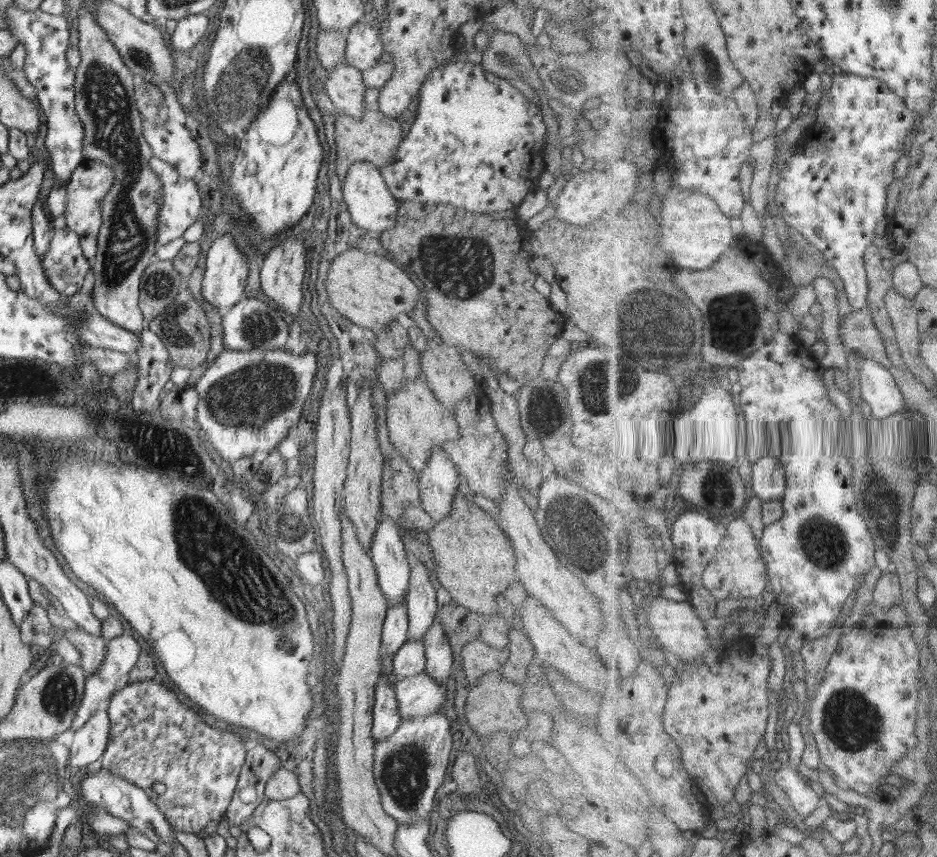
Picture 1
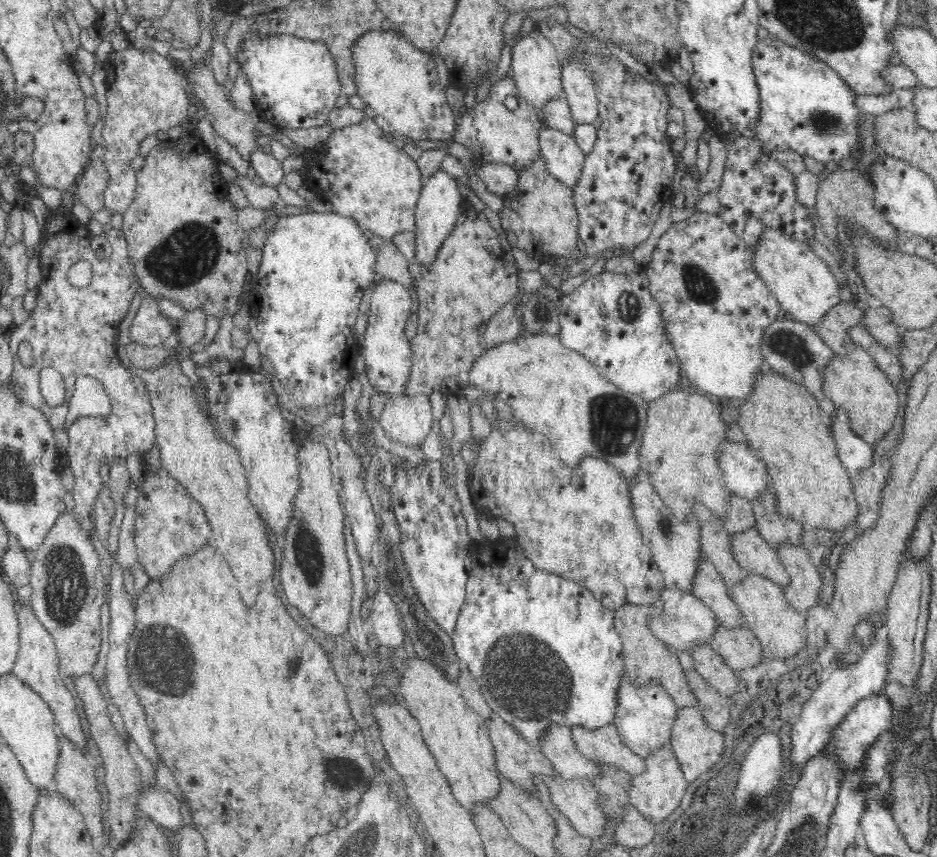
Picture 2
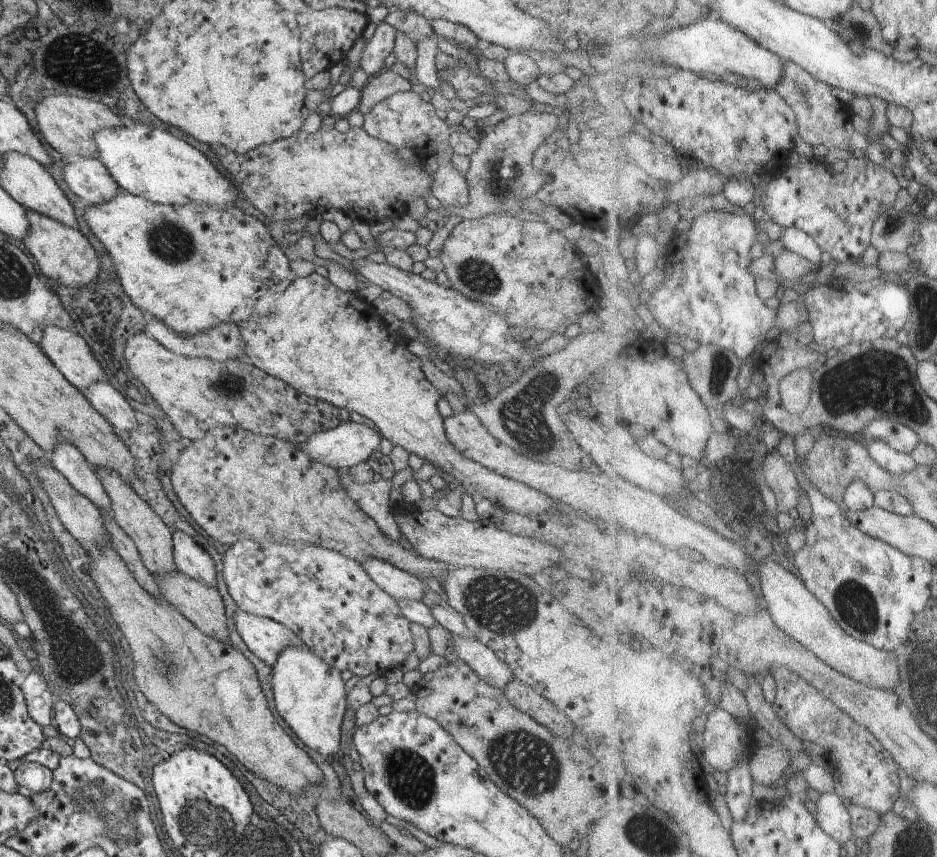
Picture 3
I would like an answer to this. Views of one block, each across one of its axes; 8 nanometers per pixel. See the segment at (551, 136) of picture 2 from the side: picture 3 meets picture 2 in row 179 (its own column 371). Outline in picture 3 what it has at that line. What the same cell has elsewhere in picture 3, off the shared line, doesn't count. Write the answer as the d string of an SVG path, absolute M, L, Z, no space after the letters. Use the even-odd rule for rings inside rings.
M366 558L361 565L368 576L392 598L422 602L427 585L421 579L378 558Z

